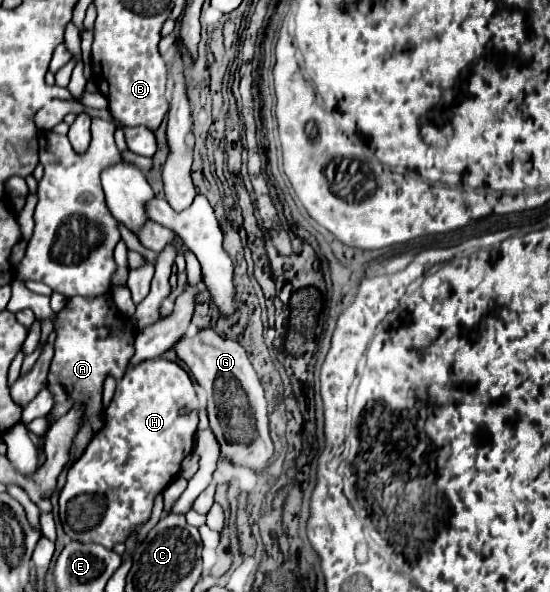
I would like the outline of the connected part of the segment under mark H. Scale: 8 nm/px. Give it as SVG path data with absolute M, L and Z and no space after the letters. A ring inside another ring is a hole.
M157 358L127 370L117 384L111 406L105 410L105 426L97 432L97 436L93 436L83 456L73 462L67 472L67 482L59 494L63 530L69 540L113 548L115 544L125 542L139 526L143 526L151 518L155 496L179 476L183 458L191 454L197 422L199 400L189 374L179 364ZM181 408L187 408L189 412L181 414Z

